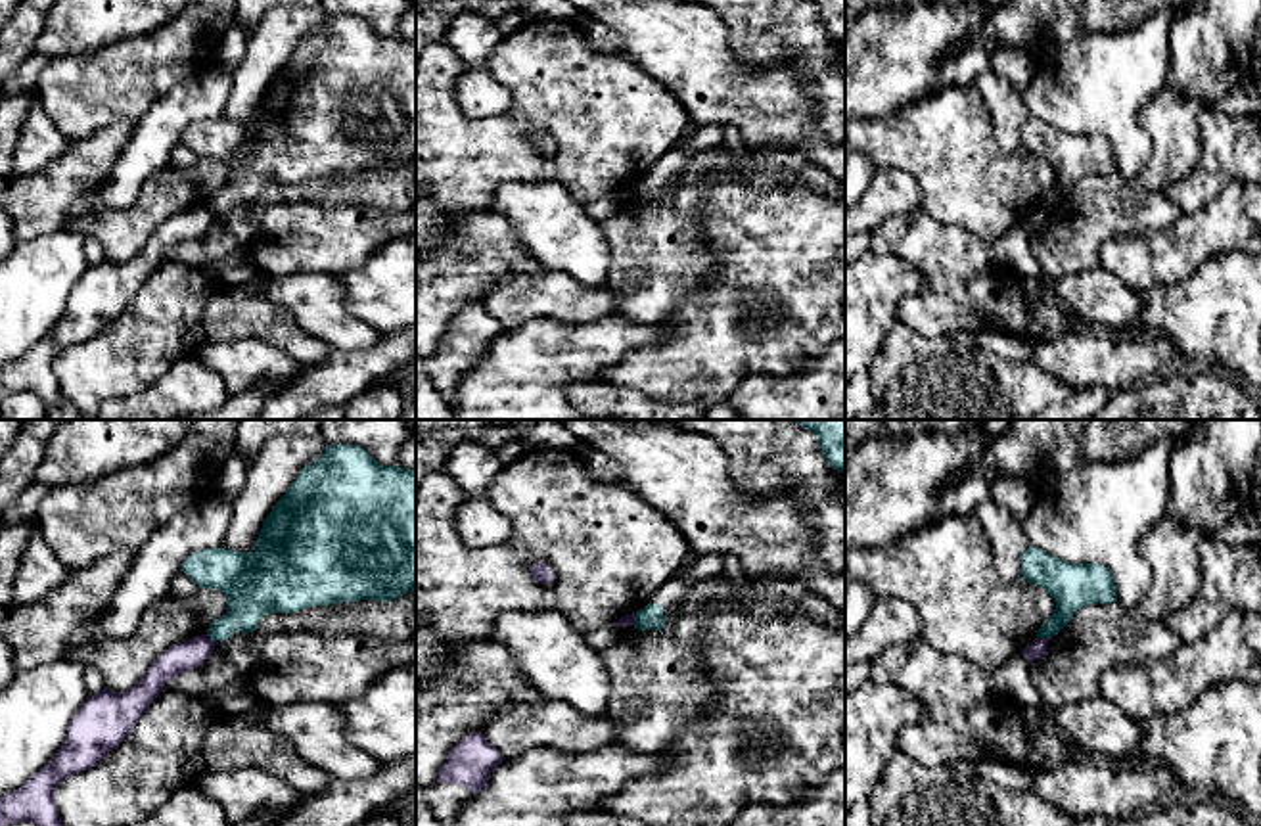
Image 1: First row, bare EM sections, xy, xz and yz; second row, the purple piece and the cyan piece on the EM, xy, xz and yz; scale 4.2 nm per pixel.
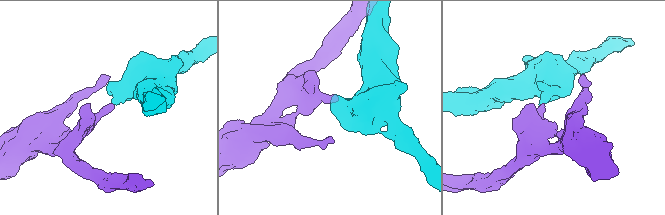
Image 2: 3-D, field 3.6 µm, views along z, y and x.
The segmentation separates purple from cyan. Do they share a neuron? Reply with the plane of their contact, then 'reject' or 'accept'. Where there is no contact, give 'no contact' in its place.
yz | reject

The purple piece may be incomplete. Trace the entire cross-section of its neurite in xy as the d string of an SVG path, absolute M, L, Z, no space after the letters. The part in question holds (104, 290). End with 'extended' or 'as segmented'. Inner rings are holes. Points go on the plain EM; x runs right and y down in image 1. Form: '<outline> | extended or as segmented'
M207 205L172 215L126 263L103 259L88 266L69 291L57 324L21 358L0 368L0 402L15 393L31 393L48 408L57 406L63 401L54 376L57 355L103 332L130 305L165 253L203 236L213 220L215 213Z | as segmented

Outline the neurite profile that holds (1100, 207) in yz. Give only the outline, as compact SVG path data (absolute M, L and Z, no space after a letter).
M1089 174L1048 209L1046 224L1029 234L1029 247L1041 272L1060 280L1096 270L1104 243L1150 228L1169 228L1181 215L1165 192L1146 190L1138 178Z

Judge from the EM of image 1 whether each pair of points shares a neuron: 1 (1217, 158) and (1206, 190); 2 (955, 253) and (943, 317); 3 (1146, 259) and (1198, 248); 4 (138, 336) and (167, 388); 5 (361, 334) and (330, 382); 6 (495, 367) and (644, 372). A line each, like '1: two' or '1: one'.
1: one
2: one
3: one
4: two
5: two
6: two

